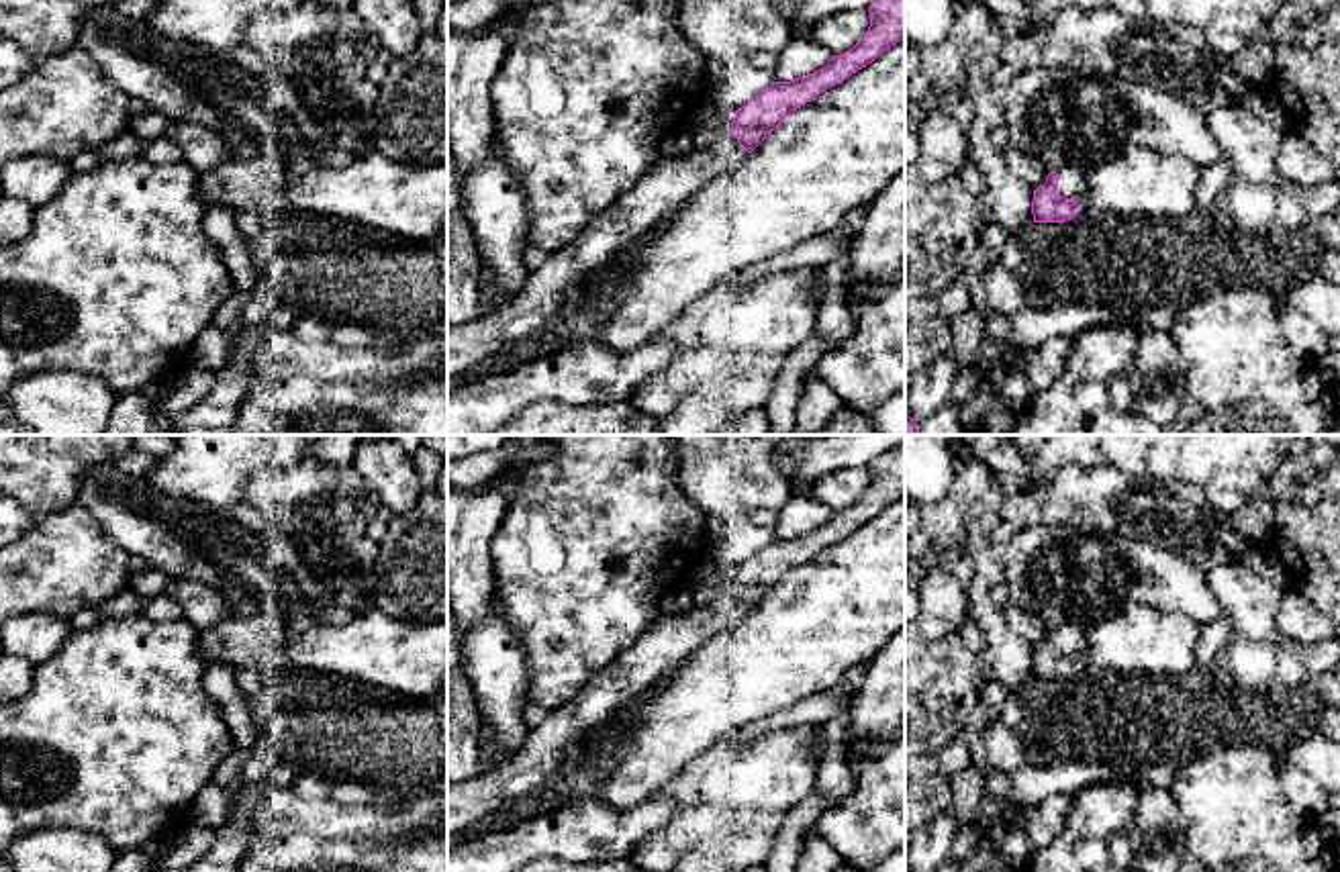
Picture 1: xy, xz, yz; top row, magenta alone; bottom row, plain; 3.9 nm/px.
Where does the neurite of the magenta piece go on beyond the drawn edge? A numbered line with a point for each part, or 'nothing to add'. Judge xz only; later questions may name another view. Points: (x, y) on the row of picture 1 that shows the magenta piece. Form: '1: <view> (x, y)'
1: xz (673, 180)

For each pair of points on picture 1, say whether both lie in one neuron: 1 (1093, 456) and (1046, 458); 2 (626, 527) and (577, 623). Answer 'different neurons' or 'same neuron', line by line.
1: same neuron
2: same neuron

